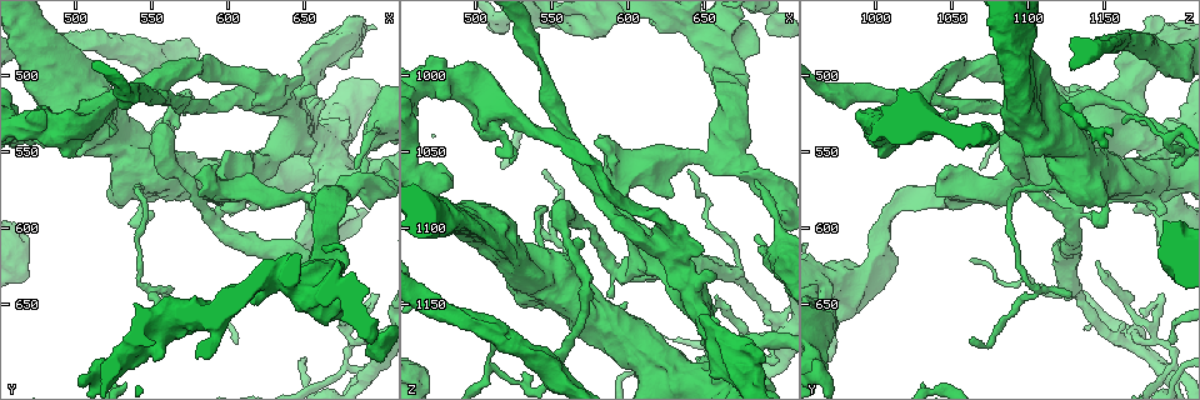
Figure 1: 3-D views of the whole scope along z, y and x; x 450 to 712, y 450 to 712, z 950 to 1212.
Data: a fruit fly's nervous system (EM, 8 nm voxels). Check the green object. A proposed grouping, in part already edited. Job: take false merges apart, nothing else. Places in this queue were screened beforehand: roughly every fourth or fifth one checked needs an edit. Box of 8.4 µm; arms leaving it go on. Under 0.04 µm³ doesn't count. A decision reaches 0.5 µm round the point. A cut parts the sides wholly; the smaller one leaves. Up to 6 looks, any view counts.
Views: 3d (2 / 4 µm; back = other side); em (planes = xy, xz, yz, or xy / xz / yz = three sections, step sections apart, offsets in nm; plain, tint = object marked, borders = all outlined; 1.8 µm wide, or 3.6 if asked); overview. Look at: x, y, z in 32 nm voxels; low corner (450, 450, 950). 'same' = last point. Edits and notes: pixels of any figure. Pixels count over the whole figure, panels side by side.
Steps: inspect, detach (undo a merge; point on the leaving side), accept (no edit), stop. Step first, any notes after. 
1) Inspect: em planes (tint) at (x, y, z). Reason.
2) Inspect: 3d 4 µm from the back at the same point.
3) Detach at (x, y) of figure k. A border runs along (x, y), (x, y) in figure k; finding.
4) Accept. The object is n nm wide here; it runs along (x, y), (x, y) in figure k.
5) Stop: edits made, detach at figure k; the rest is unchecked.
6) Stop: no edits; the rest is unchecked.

Inspect: 3d 4 µm at (656, 578, 1052). Abrupt turn.

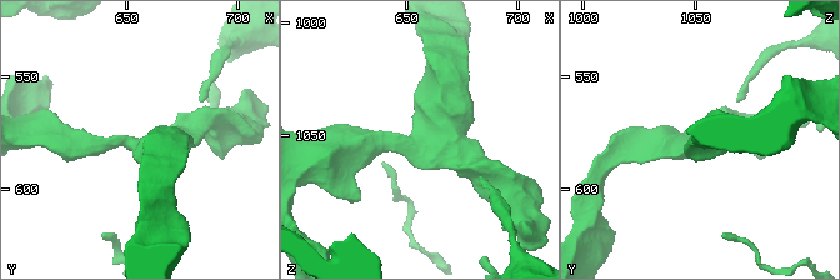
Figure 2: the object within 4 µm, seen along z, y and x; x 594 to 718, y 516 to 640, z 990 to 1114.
Inspect: em planes (tint) at (656, 580, 1054).

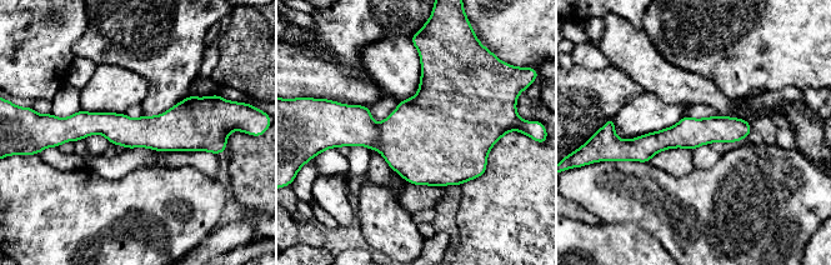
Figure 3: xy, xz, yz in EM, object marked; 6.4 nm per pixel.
Accept. The object is 200 nm wide here; it runs along (61, 124), (211, 136) in figure 3; continuous, no second neuron.

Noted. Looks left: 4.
Inspect: 3d 2 µm at (562, 530, 1114). Branch point.

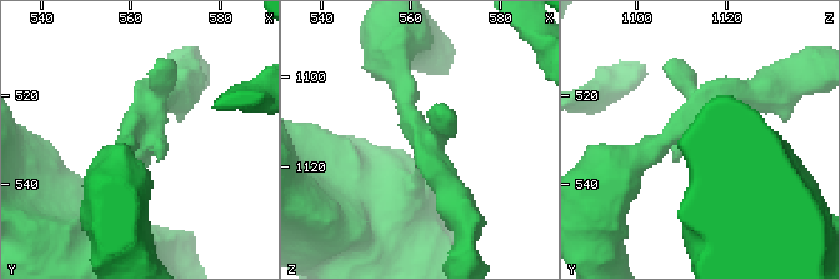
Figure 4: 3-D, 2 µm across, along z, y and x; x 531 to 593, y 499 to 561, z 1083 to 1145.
Inspect: em 3.6 µm planes (tint) at (563, 528, 1115). 3 arms meet here; the arms are 260, 260, 300 nm wide.

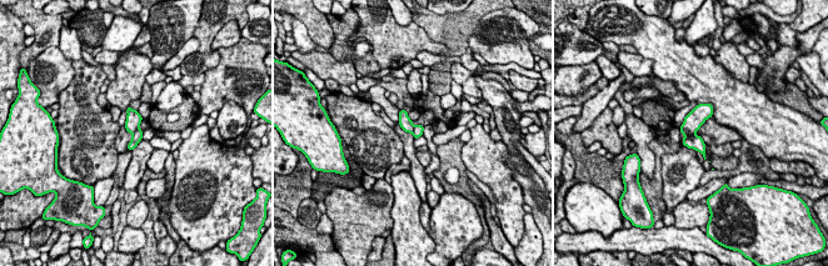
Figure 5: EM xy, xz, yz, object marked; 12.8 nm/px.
Detach at (693, 120) of figure 5. The object is 160 nm wide here; a border runs along (693, 132), (684, 135) in figure 5; two neurons meet here.

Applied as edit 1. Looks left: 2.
Stop: edits made, detach at figure 5; the rest is unchecked.

